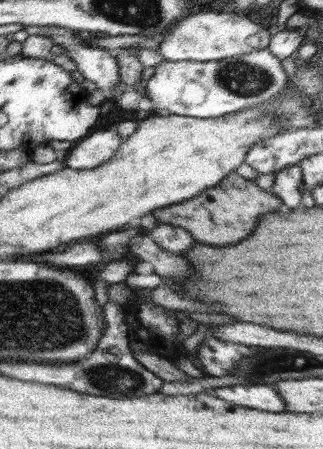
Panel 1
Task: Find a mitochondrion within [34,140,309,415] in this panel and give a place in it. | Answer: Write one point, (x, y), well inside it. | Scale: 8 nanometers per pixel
(106, 376)

